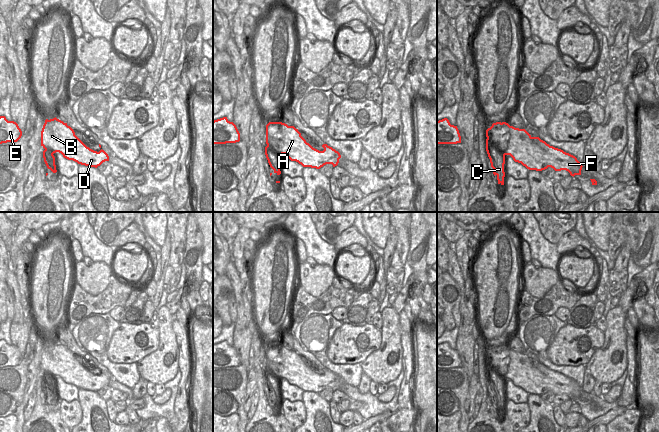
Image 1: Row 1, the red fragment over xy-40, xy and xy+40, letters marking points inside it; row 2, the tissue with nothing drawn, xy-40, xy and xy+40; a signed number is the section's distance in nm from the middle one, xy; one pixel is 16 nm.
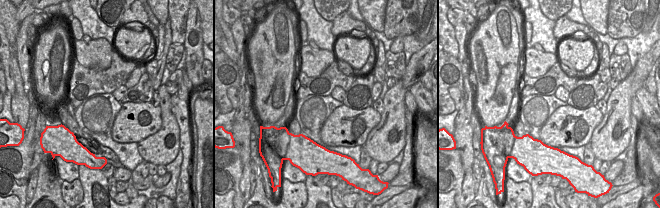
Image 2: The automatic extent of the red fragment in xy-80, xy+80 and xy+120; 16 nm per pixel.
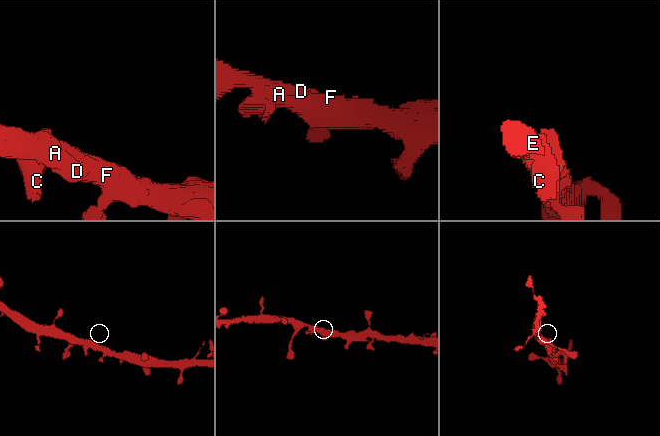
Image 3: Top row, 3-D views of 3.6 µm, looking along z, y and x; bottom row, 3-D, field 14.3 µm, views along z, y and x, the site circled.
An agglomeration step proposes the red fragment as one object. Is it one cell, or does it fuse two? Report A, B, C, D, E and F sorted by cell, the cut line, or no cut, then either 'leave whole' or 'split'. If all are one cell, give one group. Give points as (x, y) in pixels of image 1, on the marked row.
groups A B D E F / C; cut xy+40 (507, 123), (507, 136), (494, 134), (490, 139), (504, 155); split

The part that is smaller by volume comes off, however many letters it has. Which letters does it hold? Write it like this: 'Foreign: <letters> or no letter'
Foreign: C

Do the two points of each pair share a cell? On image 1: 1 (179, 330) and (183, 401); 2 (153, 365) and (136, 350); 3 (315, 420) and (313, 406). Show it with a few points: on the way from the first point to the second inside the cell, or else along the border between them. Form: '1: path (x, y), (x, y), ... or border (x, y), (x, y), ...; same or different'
1: path (183, 348), (184, 383); same
2: border (158, 337), (158, 347), (136, 363); different
3: path (315, 417), (315, 409); same

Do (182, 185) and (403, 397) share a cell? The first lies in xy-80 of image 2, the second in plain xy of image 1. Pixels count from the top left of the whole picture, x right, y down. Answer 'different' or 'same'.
same

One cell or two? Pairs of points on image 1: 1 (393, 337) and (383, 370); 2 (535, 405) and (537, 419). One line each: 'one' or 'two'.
1: one
2: one

